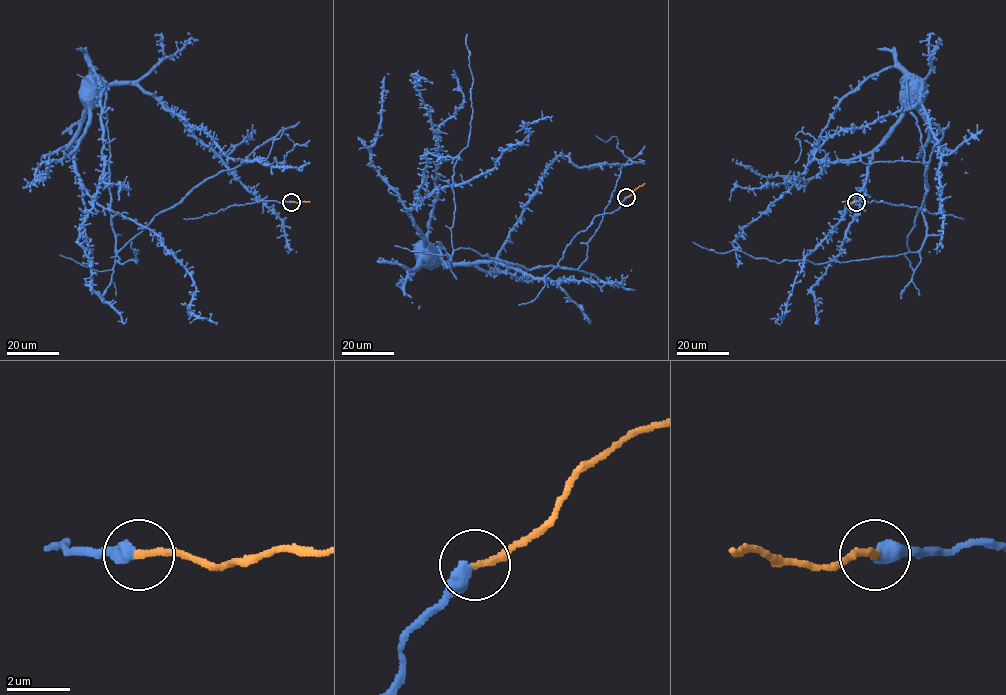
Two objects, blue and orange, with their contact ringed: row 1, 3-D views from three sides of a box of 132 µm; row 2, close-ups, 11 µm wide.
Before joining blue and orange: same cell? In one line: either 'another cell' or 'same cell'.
same cell

